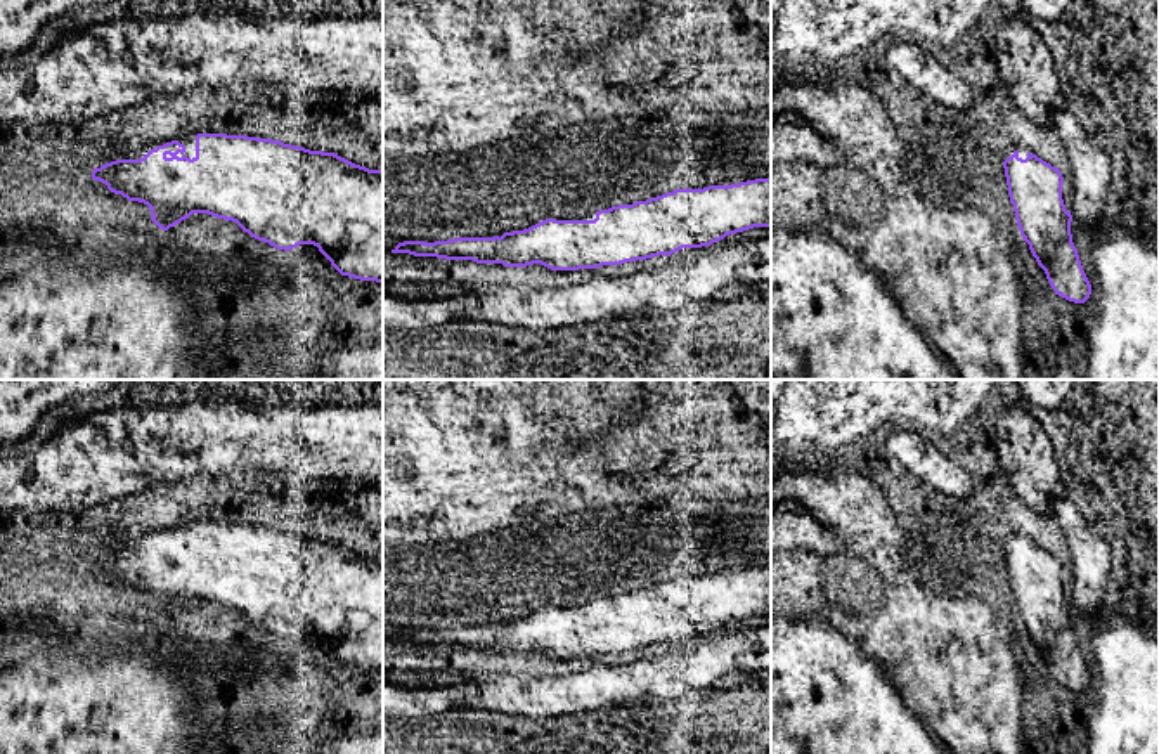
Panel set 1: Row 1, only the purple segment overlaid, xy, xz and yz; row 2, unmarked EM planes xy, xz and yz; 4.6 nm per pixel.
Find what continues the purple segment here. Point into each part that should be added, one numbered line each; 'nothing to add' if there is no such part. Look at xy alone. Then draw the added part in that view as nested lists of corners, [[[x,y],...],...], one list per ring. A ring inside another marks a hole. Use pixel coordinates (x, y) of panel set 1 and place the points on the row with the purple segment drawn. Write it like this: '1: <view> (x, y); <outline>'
1: xy (189, 142); [[[189,135],[178,142],[185,146],[185,153],[184,154],[178,153],[177,154],[178,158],[182,158],[182,156],[187,156],[191,159],[196,158],[196,135]]]

